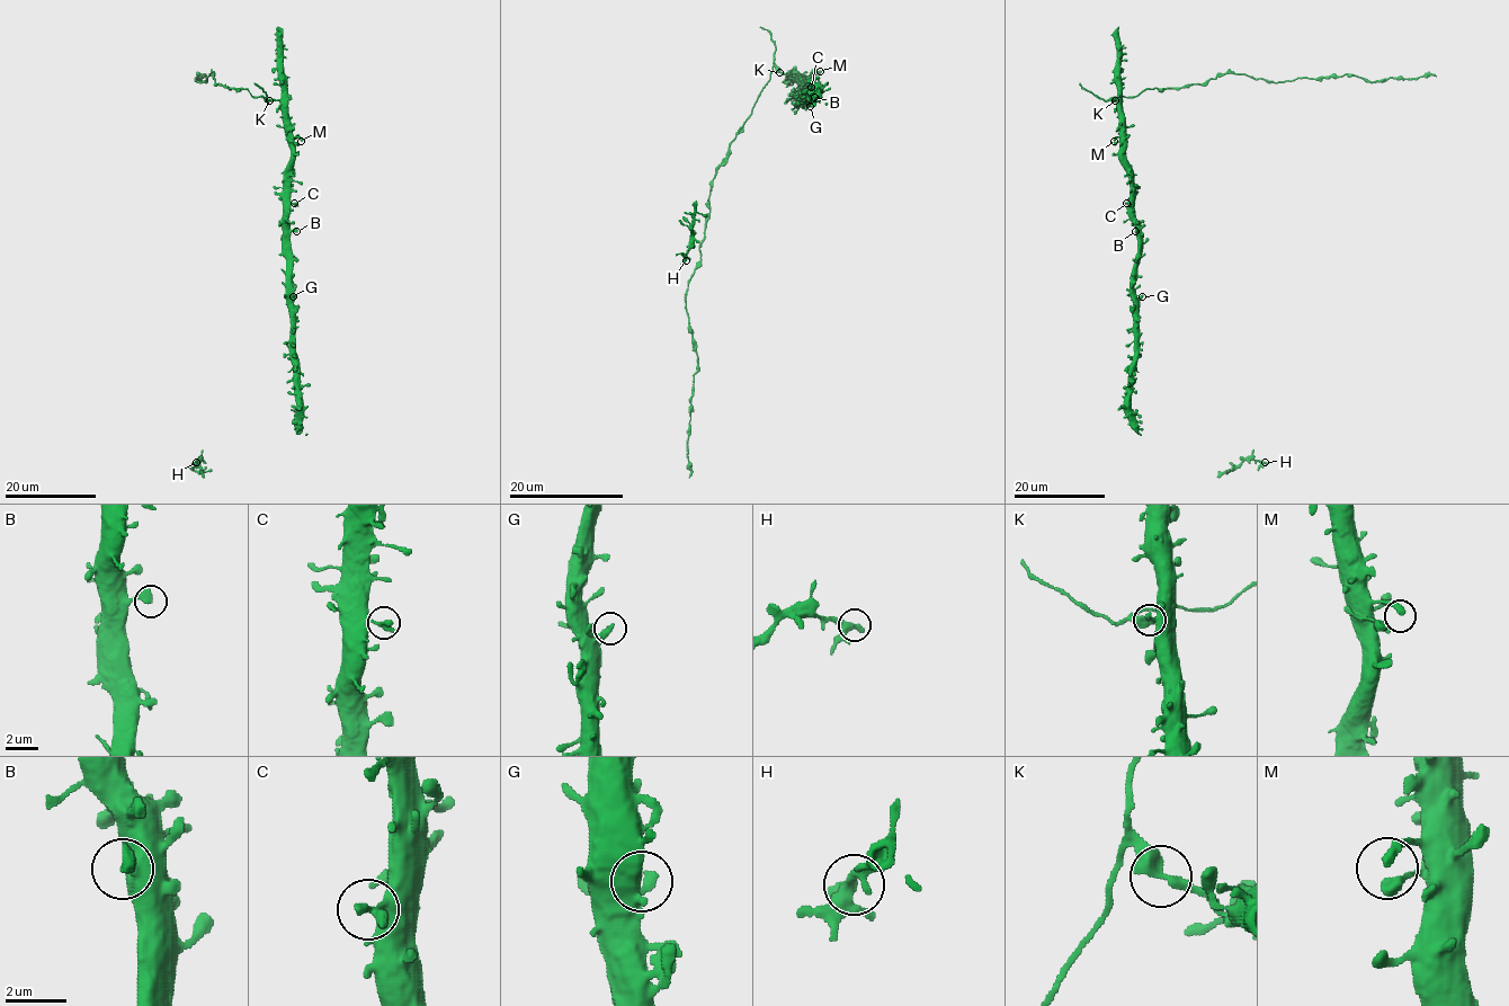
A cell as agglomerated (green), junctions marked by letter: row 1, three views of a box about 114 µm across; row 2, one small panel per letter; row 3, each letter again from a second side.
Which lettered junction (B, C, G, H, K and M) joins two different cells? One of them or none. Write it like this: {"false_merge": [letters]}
{"false_merge": ["K"]}

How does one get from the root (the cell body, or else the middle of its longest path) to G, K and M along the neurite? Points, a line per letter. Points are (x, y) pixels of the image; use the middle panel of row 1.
G: (806, 89), (802, 100), (802, 96), (810, 106)
K: (806, 89), (806, 85), (779, 73)
M: (806, 89), (806, 81), (820, 71)

